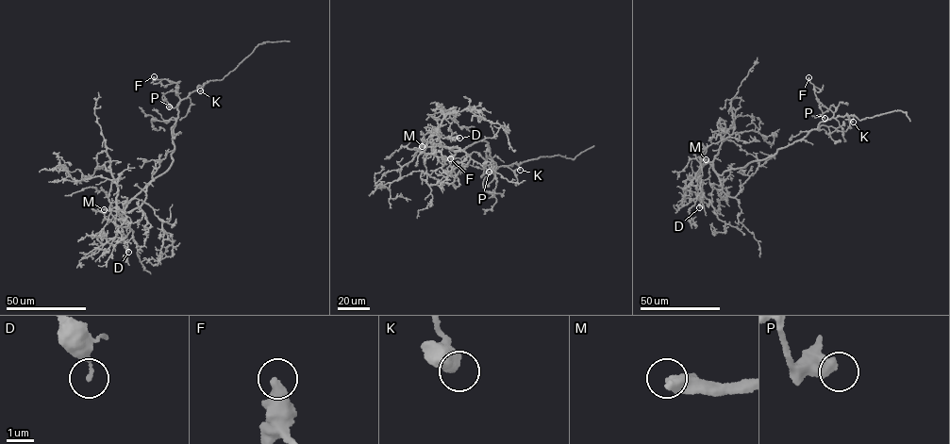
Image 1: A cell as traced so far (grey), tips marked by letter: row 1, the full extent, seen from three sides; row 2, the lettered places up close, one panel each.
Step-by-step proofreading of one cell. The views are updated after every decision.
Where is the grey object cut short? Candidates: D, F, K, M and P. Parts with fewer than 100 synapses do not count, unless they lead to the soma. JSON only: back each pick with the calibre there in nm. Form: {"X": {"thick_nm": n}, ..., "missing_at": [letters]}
{"M": {"thick_nm": 480}, "missing_at": ["M"]}

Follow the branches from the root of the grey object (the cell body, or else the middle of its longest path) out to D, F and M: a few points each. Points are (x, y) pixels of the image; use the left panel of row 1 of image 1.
D: (163, 172), (127, 202), (123, 214), (119, 213), (117, 206), (125, 217), (121, 225), (128, 252)
F: (163, 172), (170, 168), (173, 159), (172, 139), (180, 99), (175, 94), (178, 86), (175, 83), (154, 76)
M: (163, 172), (127, 202), (123, 214), (104, 209)

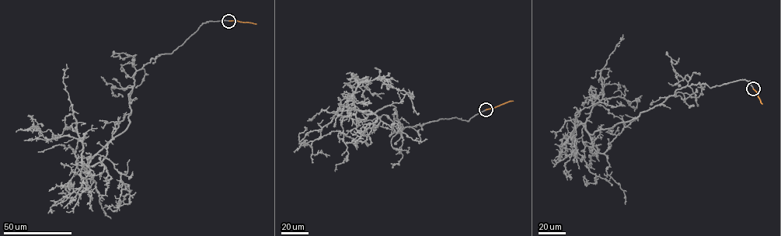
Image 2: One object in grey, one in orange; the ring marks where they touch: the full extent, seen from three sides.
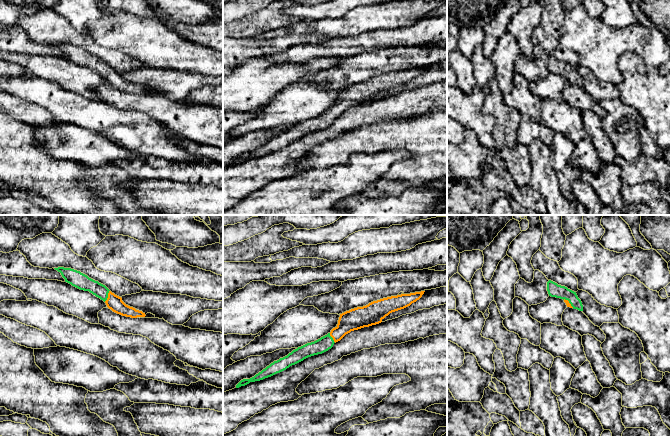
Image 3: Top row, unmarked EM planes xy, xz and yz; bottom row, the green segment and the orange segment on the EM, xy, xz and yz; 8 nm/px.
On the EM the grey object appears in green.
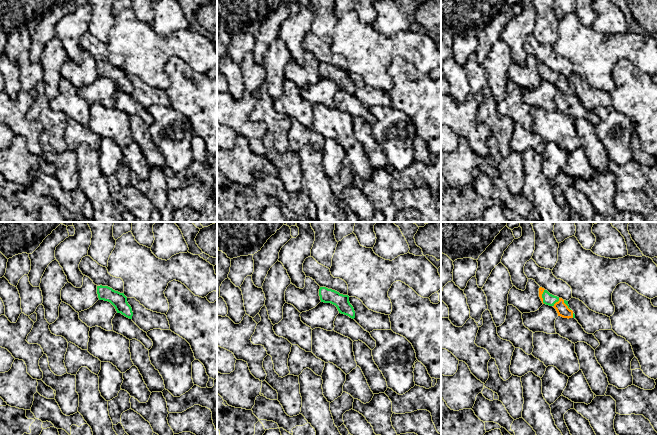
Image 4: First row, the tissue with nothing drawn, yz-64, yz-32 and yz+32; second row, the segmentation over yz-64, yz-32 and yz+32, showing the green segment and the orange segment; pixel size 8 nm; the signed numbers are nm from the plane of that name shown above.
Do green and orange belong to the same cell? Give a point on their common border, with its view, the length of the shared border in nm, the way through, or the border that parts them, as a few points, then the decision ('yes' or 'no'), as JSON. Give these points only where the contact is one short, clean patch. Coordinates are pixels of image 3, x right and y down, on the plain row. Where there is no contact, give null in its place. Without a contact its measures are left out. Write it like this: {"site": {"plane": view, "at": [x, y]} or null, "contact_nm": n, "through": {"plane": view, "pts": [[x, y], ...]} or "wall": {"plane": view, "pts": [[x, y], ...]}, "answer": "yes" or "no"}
{"site": {"plane": "xy", "at": [107, 72]}, "contact_nm": 100, "through": {"plane": "xy", "pts": [[81, 57], [95, 63], [107, 72], [113, 78]]}, "answer": "yes"}

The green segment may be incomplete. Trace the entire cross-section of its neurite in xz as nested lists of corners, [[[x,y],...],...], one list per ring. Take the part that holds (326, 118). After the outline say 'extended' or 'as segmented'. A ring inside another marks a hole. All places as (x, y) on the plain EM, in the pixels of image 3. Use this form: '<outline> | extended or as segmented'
[[[421,67],[383,74],[373,77],[366,82],[357,83],[340,90],[337,102],[333,104],[330,109],[314,118],[298,123],[287,132],[271,139],[254,153],[241,156],[236,161],[236,164],[245,162],[250,158],[271,153],[308,133],[328,127],[346,110],[354,106],[381,99],[390,89],[404,85],[419,76],[424,68],[425,67]]] | extended

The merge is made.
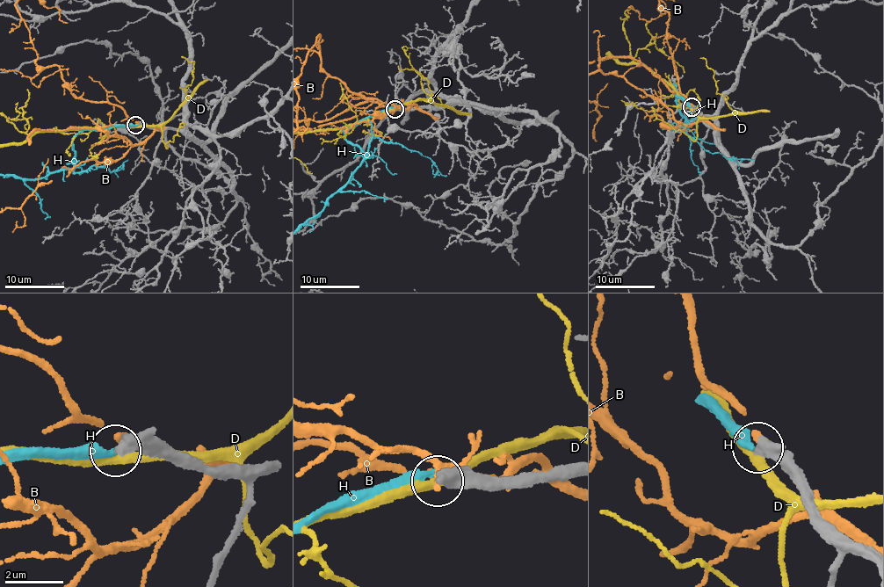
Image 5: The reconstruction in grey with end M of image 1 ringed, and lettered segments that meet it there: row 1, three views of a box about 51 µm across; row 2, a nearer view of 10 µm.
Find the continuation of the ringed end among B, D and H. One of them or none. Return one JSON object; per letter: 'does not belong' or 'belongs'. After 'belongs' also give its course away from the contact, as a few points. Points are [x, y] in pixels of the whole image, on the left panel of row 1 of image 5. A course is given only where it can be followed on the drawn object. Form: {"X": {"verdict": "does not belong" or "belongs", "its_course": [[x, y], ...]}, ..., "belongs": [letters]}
{"B": {"verdict": "does not belong"}, "D": {"verdict": "does not belong"}, "H": {"verdict": "does not belong"}, "belongs": []}

